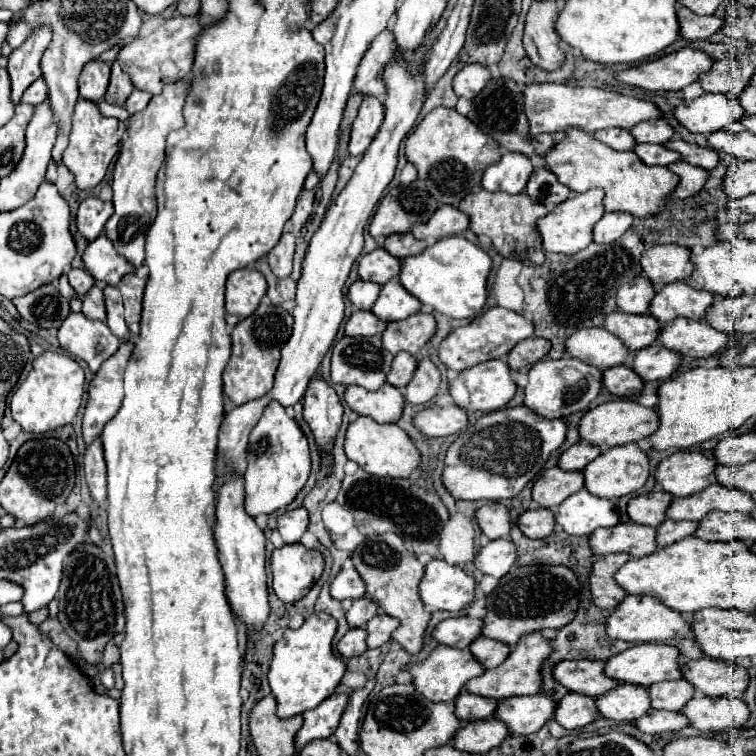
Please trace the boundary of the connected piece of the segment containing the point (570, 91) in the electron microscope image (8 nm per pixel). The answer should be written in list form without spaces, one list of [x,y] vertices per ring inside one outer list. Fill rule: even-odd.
[[[530,84],[524,90],[524,112],[530,122],[530,134],[564,132],[568,126],[578,126],[586,132],[598,132],[602,128],[626,128],[660,116],[660,110],[646,100],[622,96],[600,88],[580,88],[566,84]]]

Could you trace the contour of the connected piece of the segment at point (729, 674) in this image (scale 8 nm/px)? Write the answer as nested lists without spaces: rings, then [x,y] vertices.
[[[706,656],[682,664],[680,672],[704,696],[738,696],[748,686],[746,668]]]

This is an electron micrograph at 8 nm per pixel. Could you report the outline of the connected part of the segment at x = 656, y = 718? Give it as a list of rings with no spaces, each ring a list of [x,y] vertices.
[[[650,708],[644,716],[636,720],[636,728],[646,734],[660,734],[660,732],[676,732],[680,728],[688,726],[686,718],[682,718],[680,712],[668,712],[668,710],[654,710]]]

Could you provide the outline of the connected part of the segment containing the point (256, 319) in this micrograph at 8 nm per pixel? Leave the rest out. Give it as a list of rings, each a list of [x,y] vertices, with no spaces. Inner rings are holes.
[[[260,304],[252,316],[236,324],[236,328],[232,330],[232,358],[222,374],[224,394],[234,404],[240,406],[270,392],[280,362],[280,350],[292,334],[292,324],[294,324],[292,316],[282,306],[272,306],[272,304],[270,304],[270,314],[268,314],[268,306]],[[268,336],[270,336],[270,344],[268,344]]]

